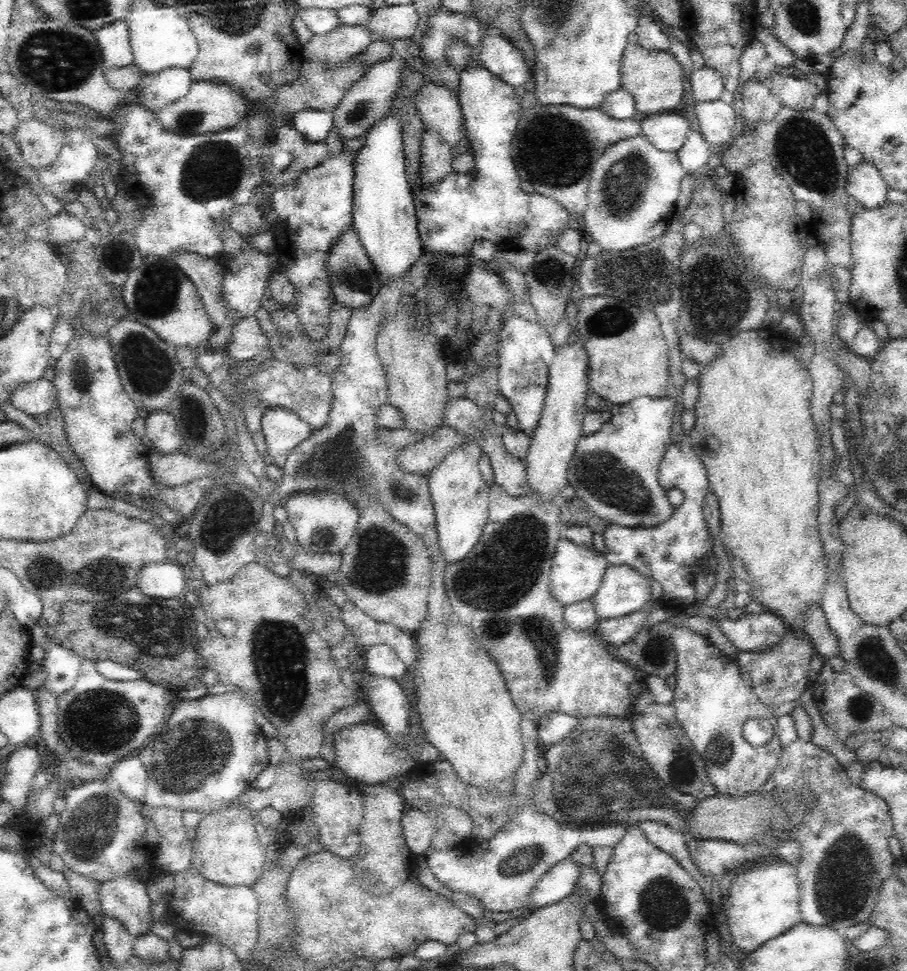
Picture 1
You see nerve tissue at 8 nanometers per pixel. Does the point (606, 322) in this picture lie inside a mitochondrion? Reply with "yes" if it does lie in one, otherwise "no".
yes

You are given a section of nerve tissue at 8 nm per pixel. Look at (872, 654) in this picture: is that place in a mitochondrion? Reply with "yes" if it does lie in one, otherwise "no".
yes

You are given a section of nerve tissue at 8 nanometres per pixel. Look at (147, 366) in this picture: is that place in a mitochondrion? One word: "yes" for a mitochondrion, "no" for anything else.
yes

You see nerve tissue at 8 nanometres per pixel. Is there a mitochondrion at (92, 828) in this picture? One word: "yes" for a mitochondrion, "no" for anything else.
yes

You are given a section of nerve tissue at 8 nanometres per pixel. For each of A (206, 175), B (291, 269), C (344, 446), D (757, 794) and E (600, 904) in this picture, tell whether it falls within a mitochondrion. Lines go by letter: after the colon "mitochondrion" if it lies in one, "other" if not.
A: mitochondrion
B: other
C: mitochondrion
D: other
E: other

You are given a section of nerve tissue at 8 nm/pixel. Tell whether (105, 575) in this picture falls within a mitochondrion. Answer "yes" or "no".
yes

